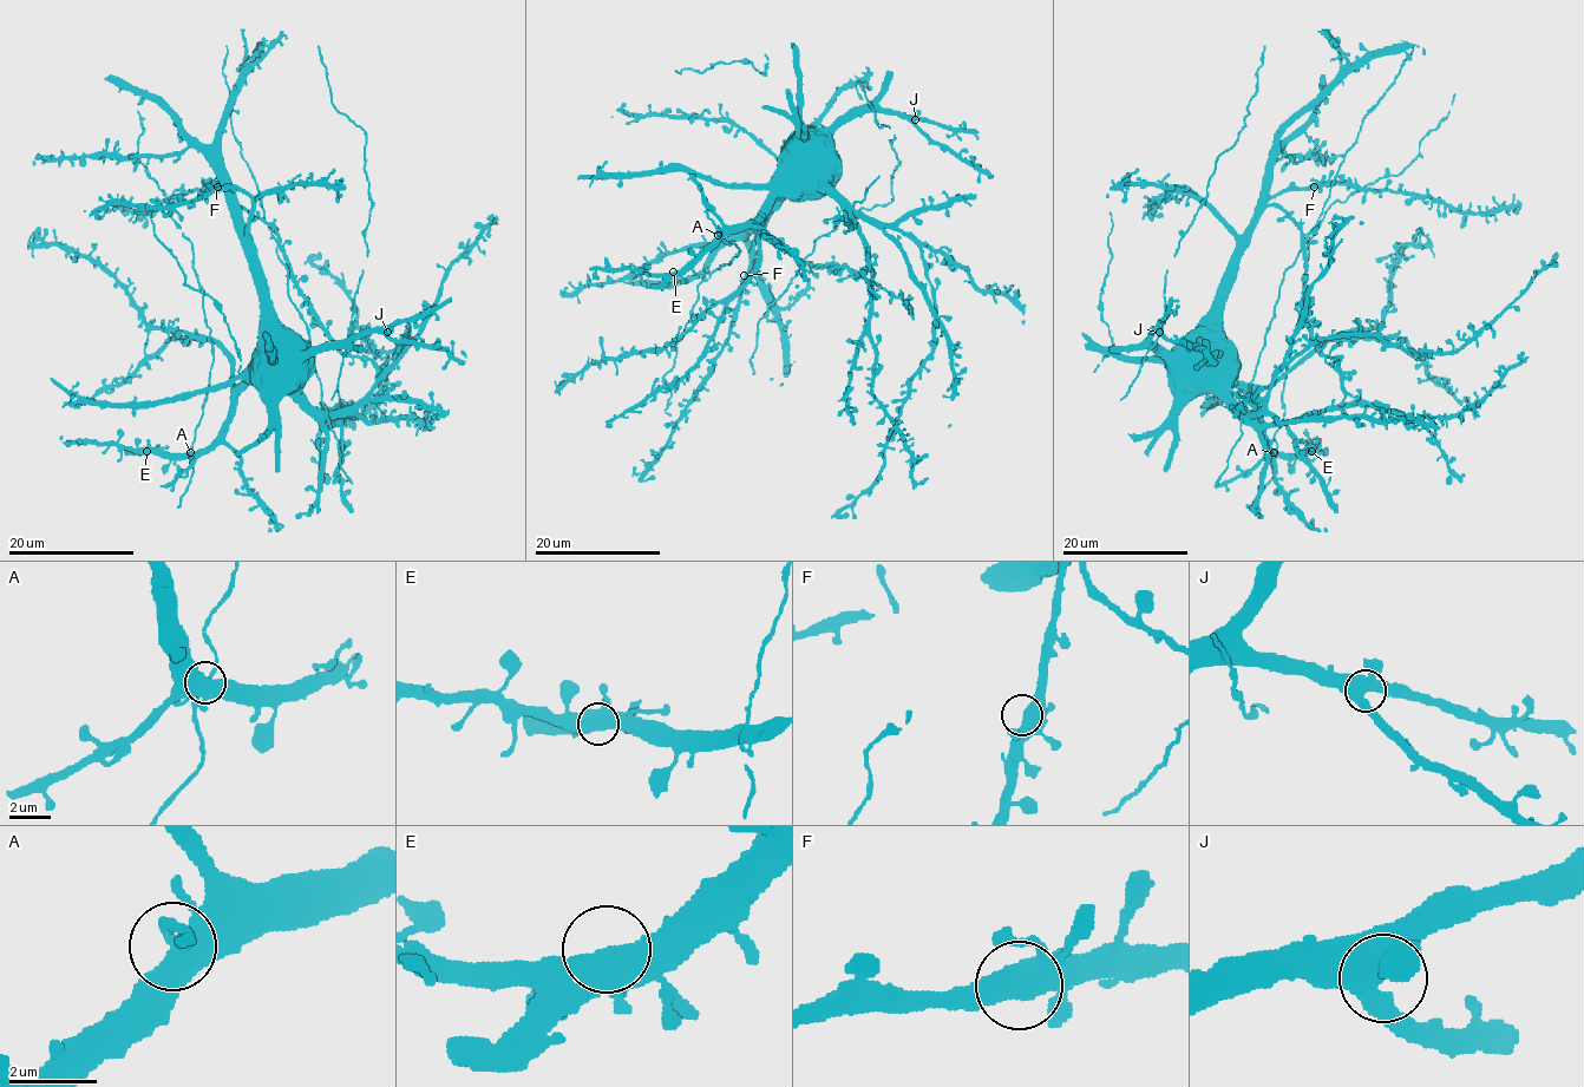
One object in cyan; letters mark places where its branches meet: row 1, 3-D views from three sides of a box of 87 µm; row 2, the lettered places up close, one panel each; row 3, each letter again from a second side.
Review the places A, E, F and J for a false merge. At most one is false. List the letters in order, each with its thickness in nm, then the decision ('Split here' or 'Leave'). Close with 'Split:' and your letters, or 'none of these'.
A: Thickness 440 nm. Leave
E: Thickness 440 nm. Leave
F: Thickness 440 nm. Leave
J: Thickness 460 nm. Leave
Split: none of these

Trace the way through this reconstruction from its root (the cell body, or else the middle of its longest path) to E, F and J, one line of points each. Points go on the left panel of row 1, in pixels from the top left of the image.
E: (277, 362), (275, 373), (246, 377), (233, 398), (227, 427), (208, 446), (185, 453), (146, 451)
F: (277, 362), (275, 373), (262, 372), (263, 273), (246, 222), (233, 208), (228, 192), (217, 187)
J: (277, 362), (275, 373), (294, 373), (305, 359), (319, 351), (367, 334), (387, 332)

